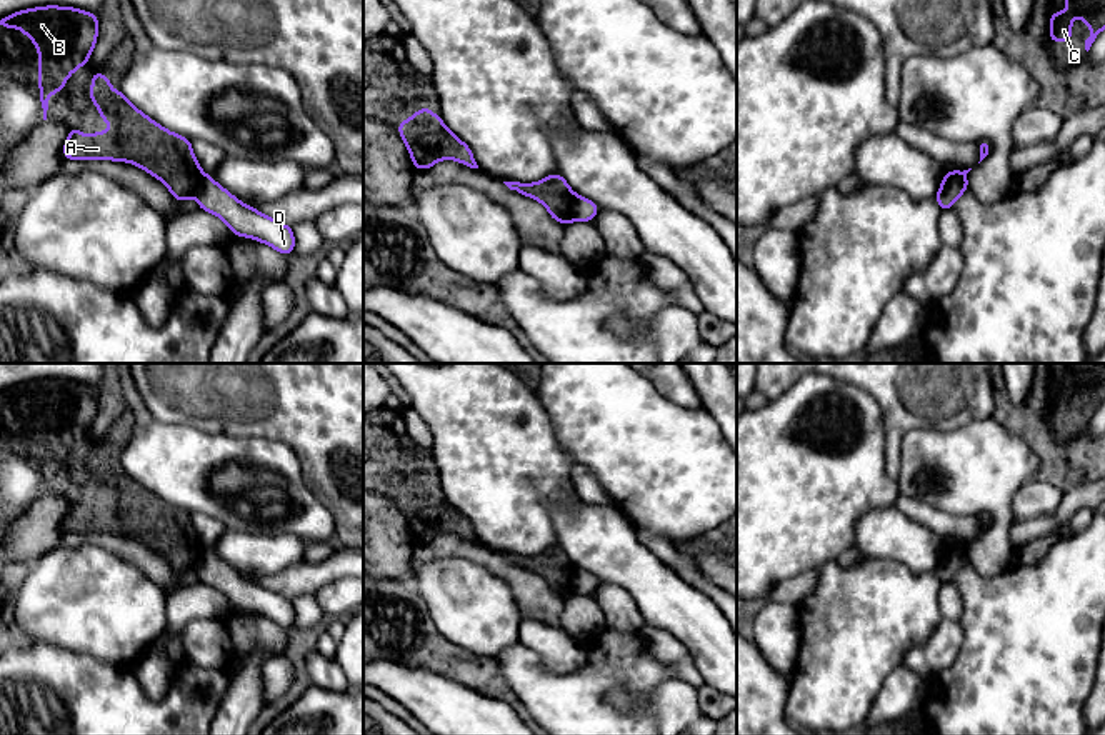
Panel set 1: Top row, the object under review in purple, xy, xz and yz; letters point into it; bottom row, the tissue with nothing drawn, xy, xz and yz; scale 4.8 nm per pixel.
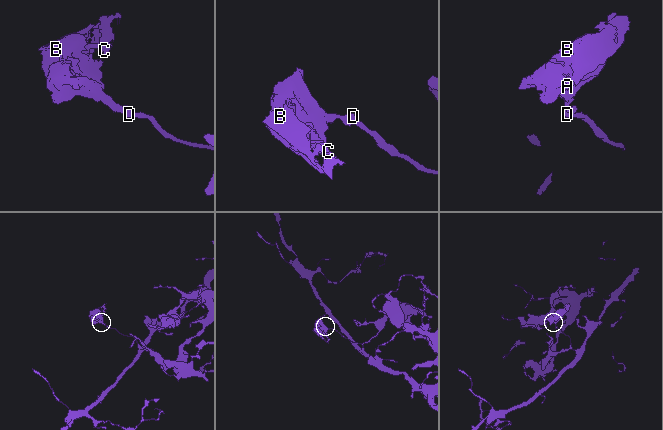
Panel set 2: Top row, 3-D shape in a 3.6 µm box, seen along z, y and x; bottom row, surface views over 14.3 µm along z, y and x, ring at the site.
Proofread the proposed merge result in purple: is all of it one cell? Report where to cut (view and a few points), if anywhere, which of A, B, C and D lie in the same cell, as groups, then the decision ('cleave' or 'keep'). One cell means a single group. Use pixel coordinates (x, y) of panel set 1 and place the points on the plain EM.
cut in yz along (965, 550), (952, 549), (940, 560); A B C / D; cleave

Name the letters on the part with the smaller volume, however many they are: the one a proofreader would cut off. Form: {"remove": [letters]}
{"remove": ["A", "B", "C"]}

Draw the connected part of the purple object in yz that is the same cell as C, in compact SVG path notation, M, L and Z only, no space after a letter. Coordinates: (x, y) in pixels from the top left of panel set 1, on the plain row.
M1065 363L1068 385L1050 387L1050 415L1057 418L1060 412L1072 417L1072 388L1077 387L1090 402L1092 408L1085 413L1088 425L1098 407L1105 402L1105 363Z

